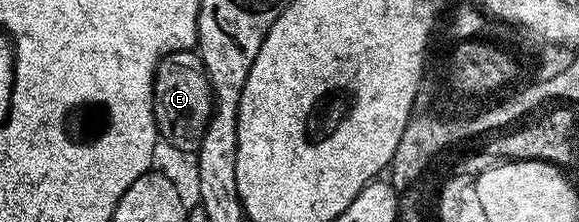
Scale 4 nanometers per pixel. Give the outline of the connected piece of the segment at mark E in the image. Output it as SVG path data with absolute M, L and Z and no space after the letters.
M198 50L174 51L159 62L155 70L155 130L164 144L179 151L198 152L214 107L211 82Z

